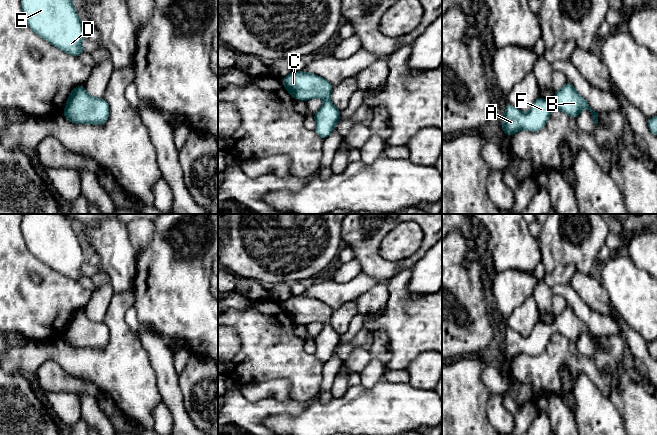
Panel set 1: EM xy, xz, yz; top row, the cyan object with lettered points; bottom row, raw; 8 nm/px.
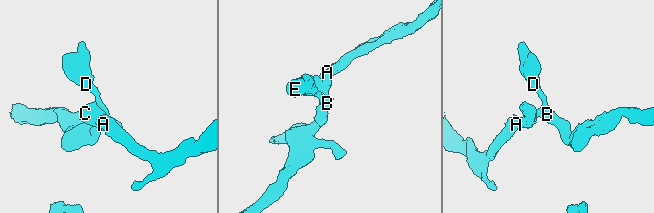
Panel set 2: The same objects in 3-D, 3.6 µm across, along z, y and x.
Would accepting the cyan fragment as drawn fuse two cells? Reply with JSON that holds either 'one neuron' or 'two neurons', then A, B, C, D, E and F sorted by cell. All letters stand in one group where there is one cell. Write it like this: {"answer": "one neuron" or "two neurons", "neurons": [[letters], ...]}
{"answer": "one neuron", "neurons": [["A", "B", "C", "D", "E", "F"]]}

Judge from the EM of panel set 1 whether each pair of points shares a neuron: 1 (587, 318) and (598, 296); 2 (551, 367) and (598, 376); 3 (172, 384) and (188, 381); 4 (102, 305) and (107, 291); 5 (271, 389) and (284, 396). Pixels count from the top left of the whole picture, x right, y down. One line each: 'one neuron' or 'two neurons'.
1: two neurons
2: one neuron
3: two neurons
4: one neuron
5: one neuron

